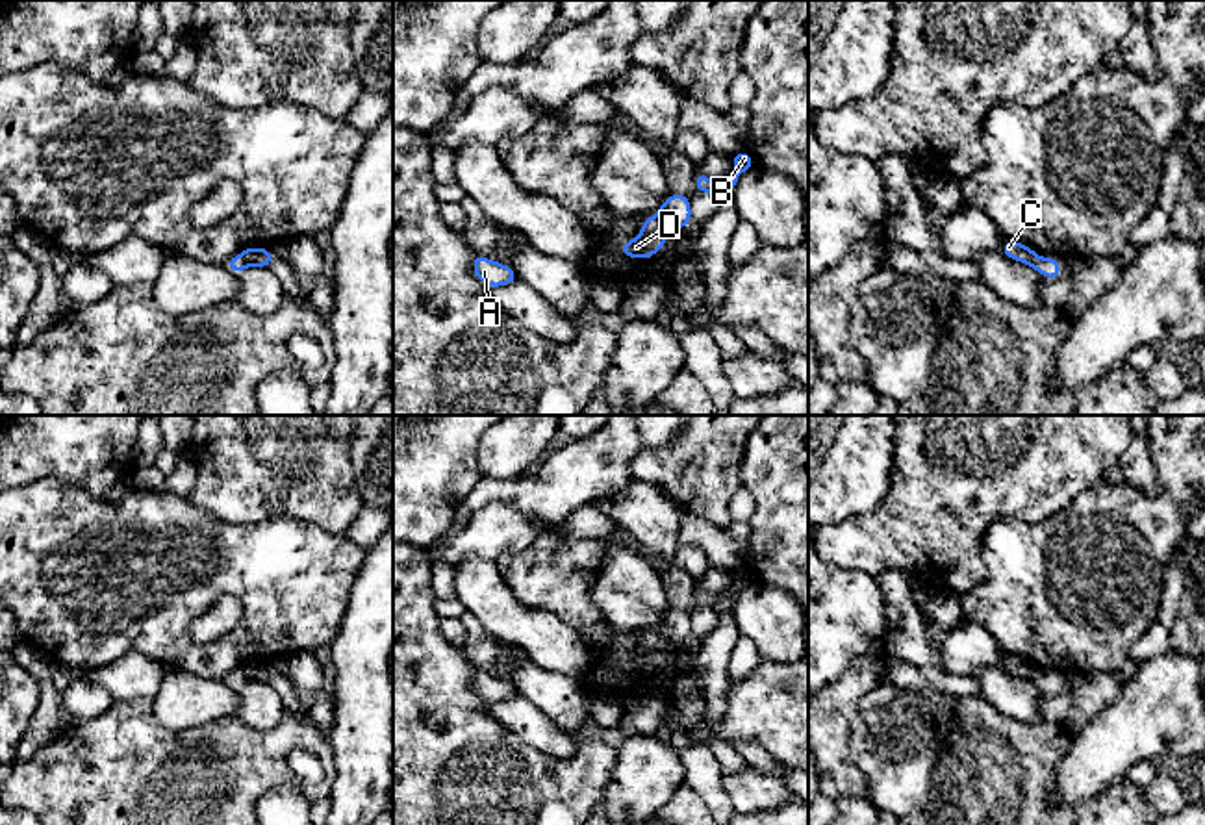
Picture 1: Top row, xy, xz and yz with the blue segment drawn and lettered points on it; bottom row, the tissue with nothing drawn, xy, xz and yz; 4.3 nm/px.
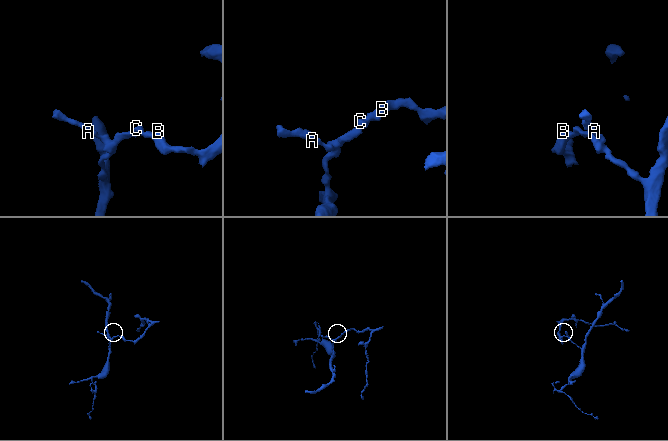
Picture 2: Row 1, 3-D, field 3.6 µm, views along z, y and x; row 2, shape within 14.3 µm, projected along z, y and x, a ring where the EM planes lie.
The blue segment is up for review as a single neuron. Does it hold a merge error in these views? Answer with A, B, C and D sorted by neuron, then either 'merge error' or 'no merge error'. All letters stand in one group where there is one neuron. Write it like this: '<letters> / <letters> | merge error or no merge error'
A D / B C | merge error

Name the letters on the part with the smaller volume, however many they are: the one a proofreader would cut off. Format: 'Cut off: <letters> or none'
Cut off: B, C

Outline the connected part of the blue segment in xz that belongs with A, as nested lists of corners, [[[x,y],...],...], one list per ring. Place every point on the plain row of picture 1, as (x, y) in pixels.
[[[475,669],[473,688],[489,703],[508,701],[517,695],[517,690],[510,680],[497,679],[480,669]]]

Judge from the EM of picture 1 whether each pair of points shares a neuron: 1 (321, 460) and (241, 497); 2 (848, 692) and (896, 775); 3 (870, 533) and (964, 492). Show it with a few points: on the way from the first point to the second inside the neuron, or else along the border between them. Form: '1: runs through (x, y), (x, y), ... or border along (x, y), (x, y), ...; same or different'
1: runs through (301, 464), (275, 464), (262, 477); same
2: border along (881, 679), (851, 716), (849, 751); different
3: runs through (894, 533), (914, 529), (940, 503); same

